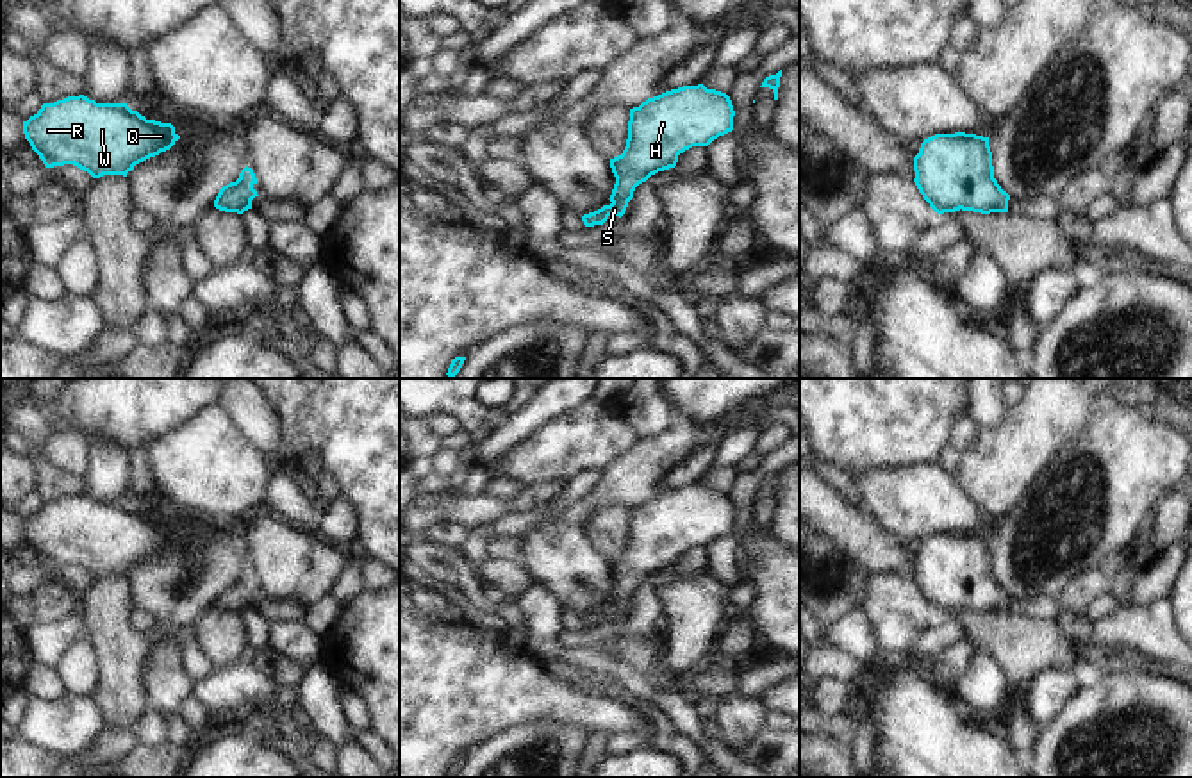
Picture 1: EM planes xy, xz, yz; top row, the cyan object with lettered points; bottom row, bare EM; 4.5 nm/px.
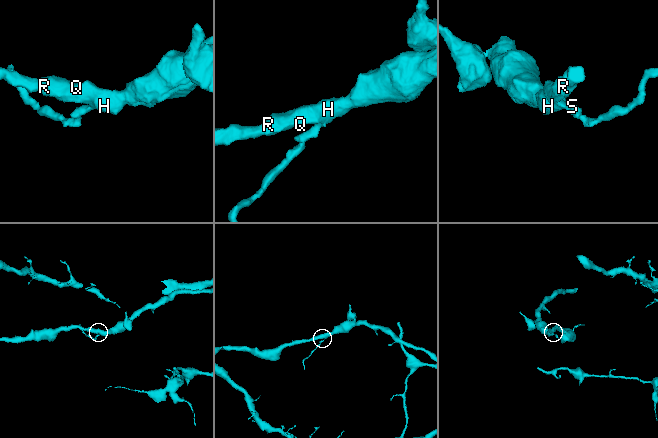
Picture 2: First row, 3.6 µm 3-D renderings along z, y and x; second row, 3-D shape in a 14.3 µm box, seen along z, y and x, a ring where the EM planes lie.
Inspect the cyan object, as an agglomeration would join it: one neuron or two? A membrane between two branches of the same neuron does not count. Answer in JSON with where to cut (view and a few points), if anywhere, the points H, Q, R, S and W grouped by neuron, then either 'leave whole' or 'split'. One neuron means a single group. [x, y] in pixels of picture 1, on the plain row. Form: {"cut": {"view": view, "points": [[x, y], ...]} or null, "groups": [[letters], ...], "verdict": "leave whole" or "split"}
{"cut": null, "groups": [["H", "Q", "R", "S", "W"]], "verdict": "leave whole"}

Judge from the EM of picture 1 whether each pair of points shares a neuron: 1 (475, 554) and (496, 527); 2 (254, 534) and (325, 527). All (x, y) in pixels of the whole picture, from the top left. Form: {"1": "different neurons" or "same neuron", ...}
{"1": "same neuron", "2": "different neurons"}

